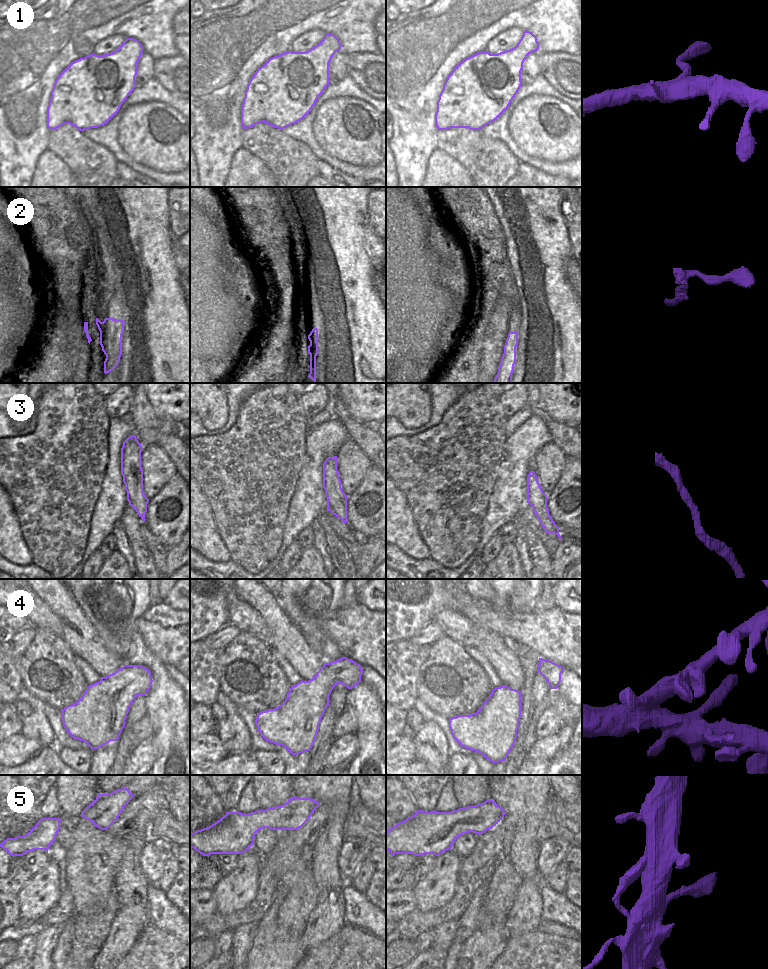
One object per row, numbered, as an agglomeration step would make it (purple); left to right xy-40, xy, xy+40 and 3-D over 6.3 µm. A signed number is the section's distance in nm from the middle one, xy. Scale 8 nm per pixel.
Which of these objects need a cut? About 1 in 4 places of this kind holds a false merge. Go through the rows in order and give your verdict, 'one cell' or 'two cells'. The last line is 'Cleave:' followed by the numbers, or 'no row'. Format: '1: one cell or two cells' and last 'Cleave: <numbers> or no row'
1: one cell
2: two cells
3: one cell
4: one cell
5: one cell
Cleave: 2

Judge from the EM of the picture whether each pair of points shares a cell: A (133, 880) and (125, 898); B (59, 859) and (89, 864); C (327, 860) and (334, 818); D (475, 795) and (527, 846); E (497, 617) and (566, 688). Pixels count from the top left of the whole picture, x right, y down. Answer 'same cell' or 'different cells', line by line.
A: same cell
B: different cells
C: same cell
D: different cells
E: different cells

